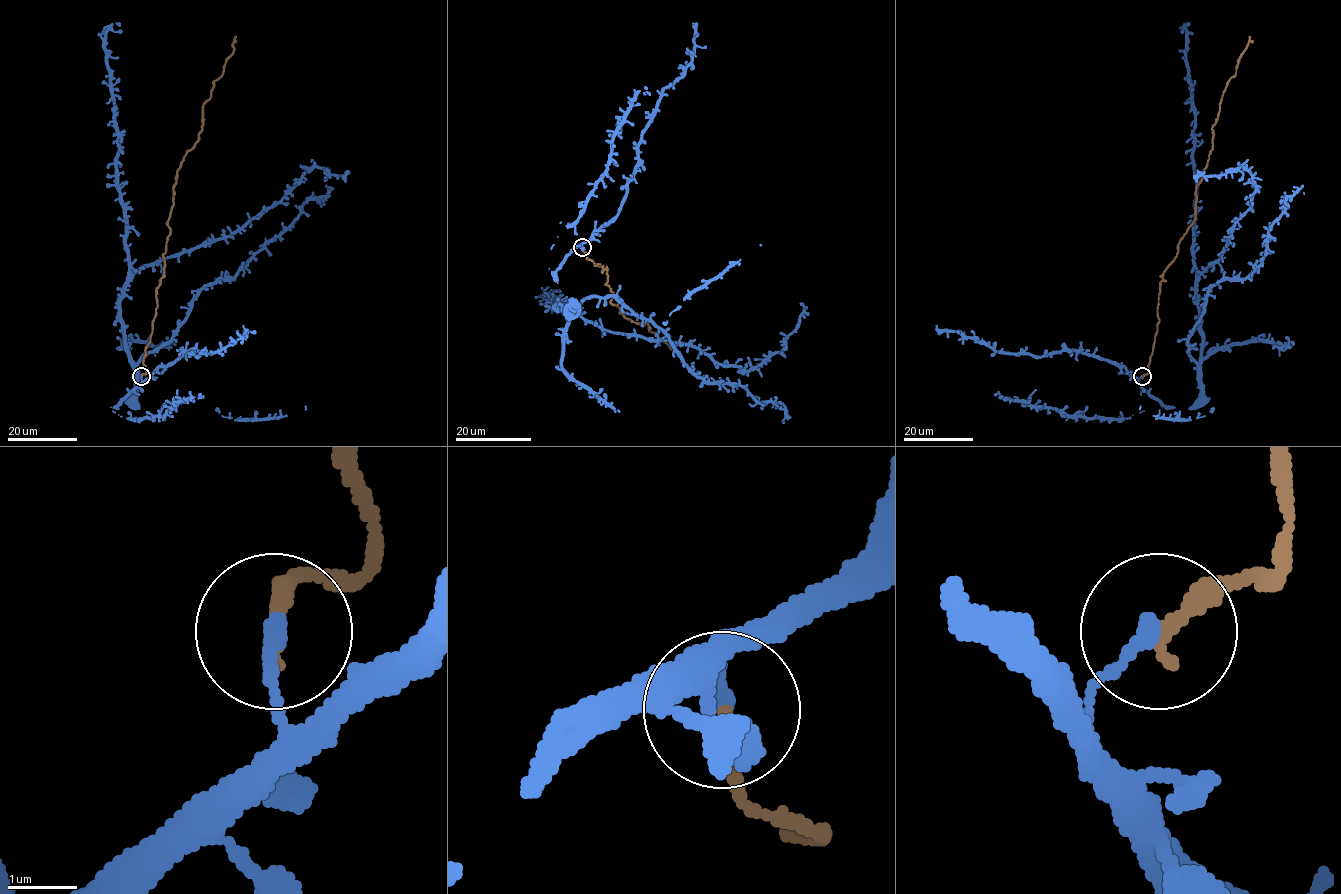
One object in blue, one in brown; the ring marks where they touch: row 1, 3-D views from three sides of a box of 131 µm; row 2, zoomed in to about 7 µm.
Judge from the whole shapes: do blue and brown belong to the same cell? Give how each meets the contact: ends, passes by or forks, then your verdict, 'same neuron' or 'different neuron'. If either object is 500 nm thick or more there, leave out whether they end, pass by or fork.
blue ends; brown ends; different neuron

